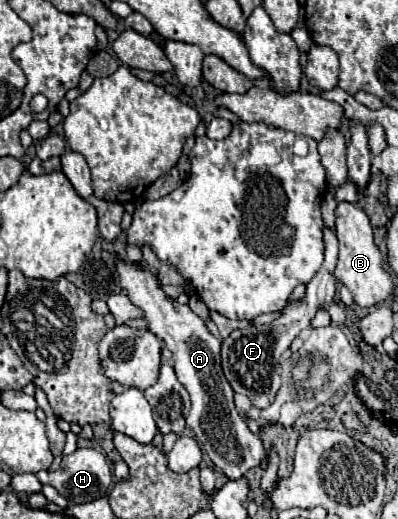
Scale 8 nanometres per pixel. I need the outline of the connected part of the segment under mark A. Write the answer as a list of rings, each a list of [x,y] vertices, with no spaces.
[[[116,259],[116,271],[122,291],[138,309],[142,309],[144,321],[148,323],[148,331],[162,339],[172,351],[176,377],[188,389],[192,399],[192,409],[186,417],[186,425],[192,429],[194,439],[204,447],[212,463],[222,469],[228,479],[238,479],[238,475],[256,469],[266,457],[266,451],[262,447],[262,441],[248,429],[244,417],[234,407],[234,391],[220,367],[222,341],[208,331],[206,323],[188,307],[188,304],[180,304],[170,299],[164,293],[158,275],[148,271],[144,263],[138,265],[126,259]]]

